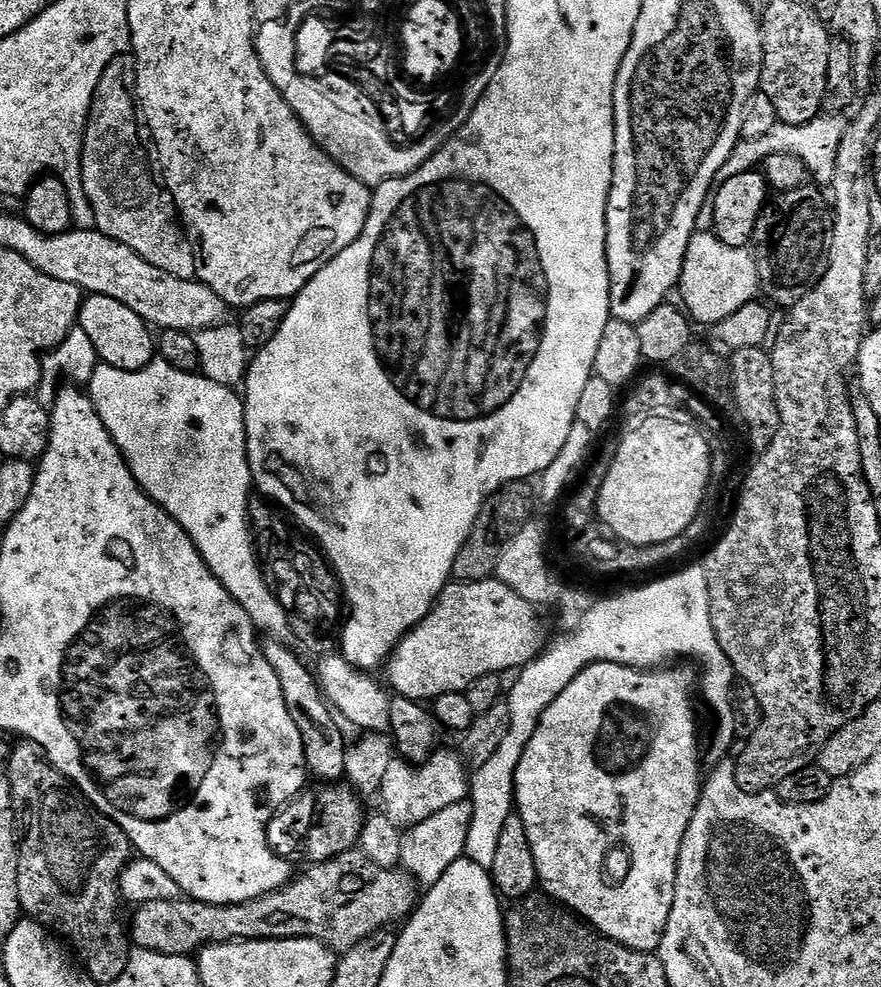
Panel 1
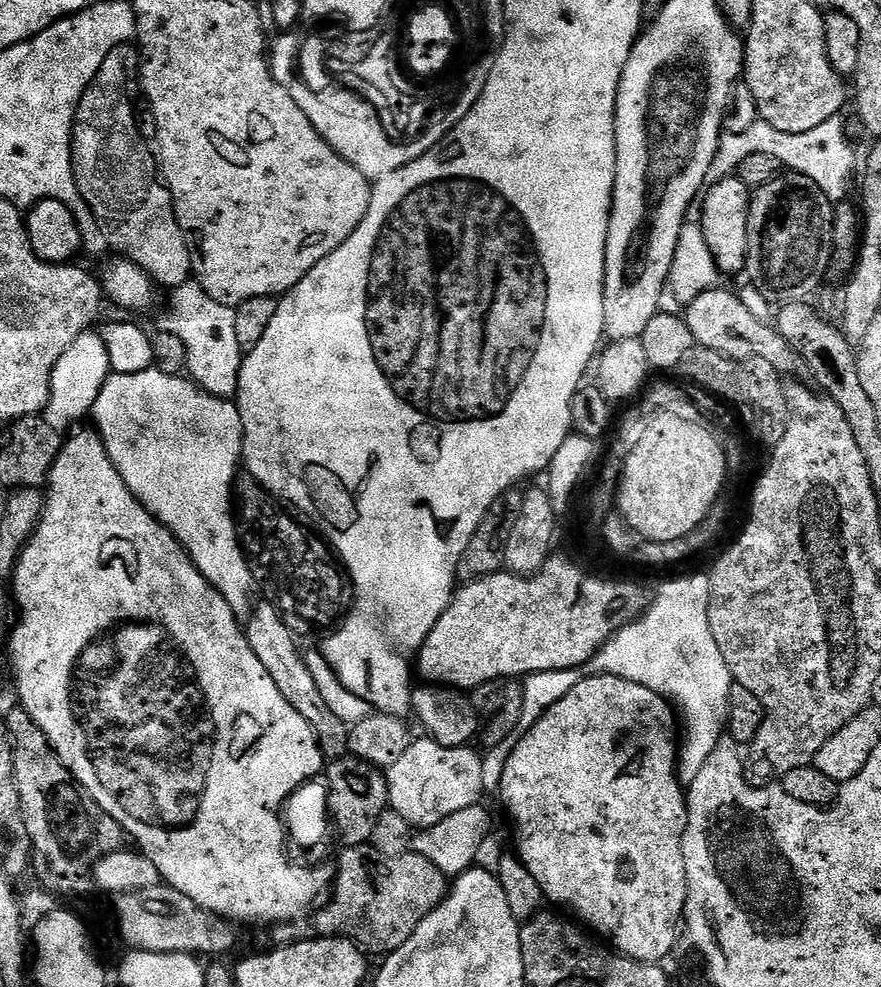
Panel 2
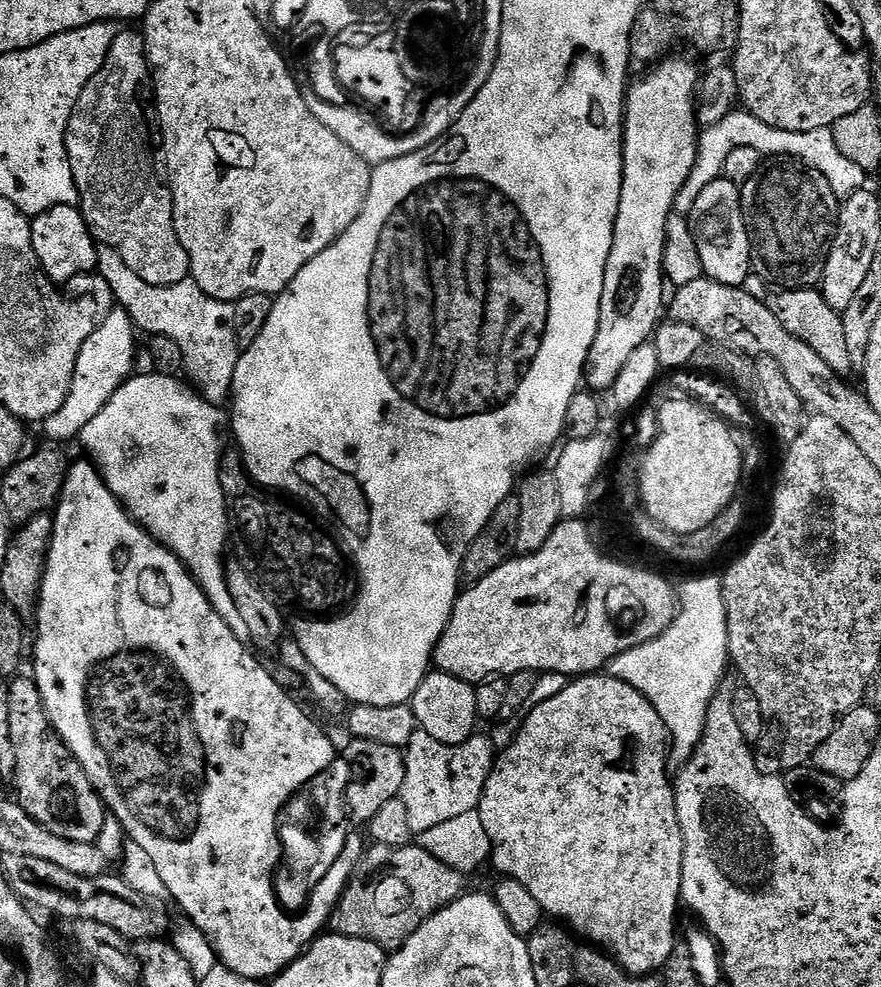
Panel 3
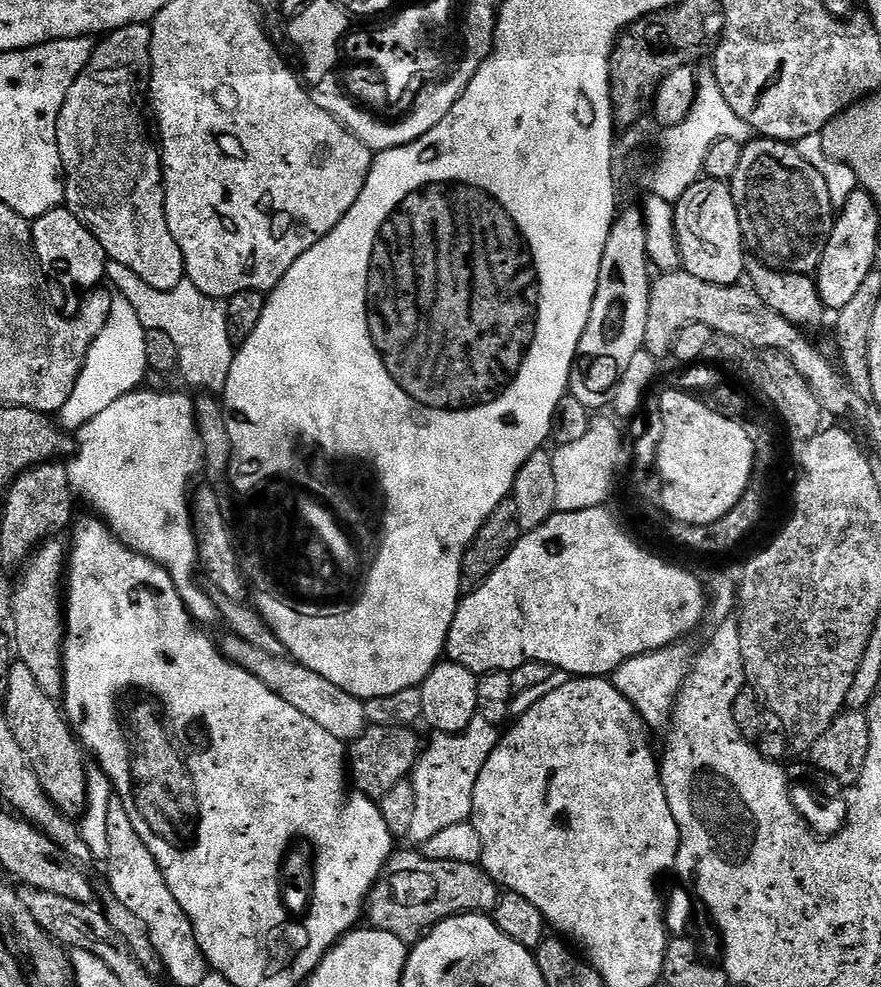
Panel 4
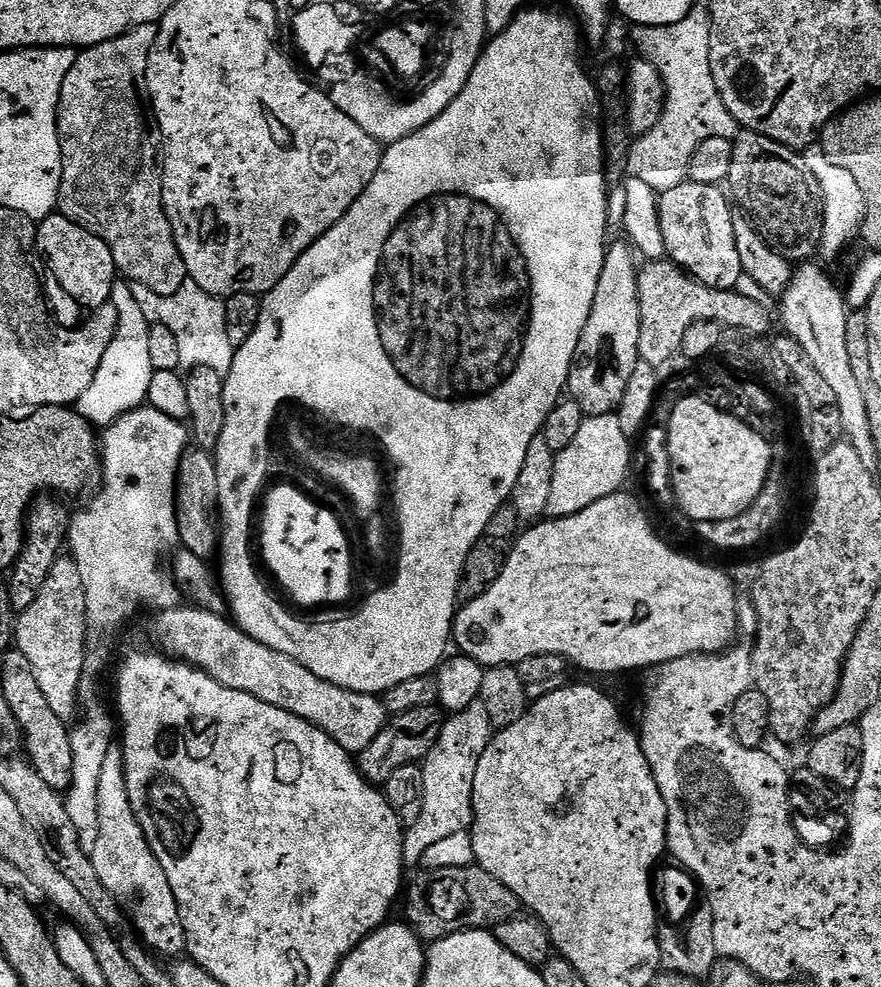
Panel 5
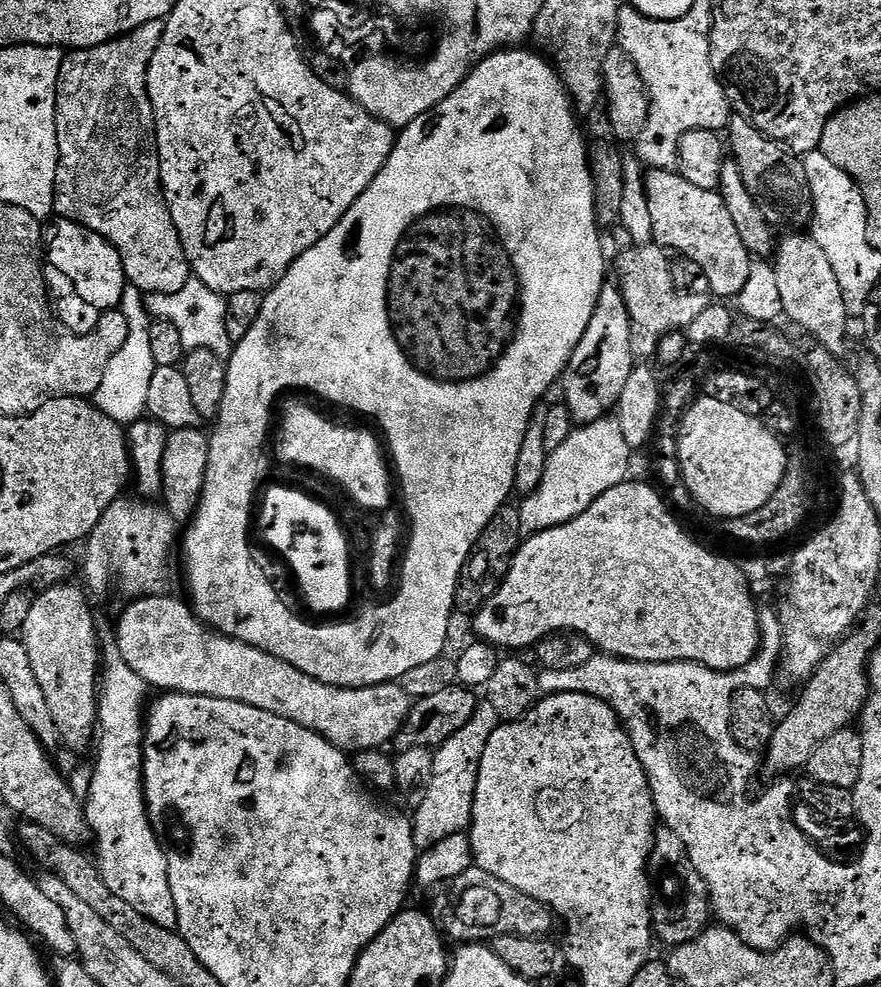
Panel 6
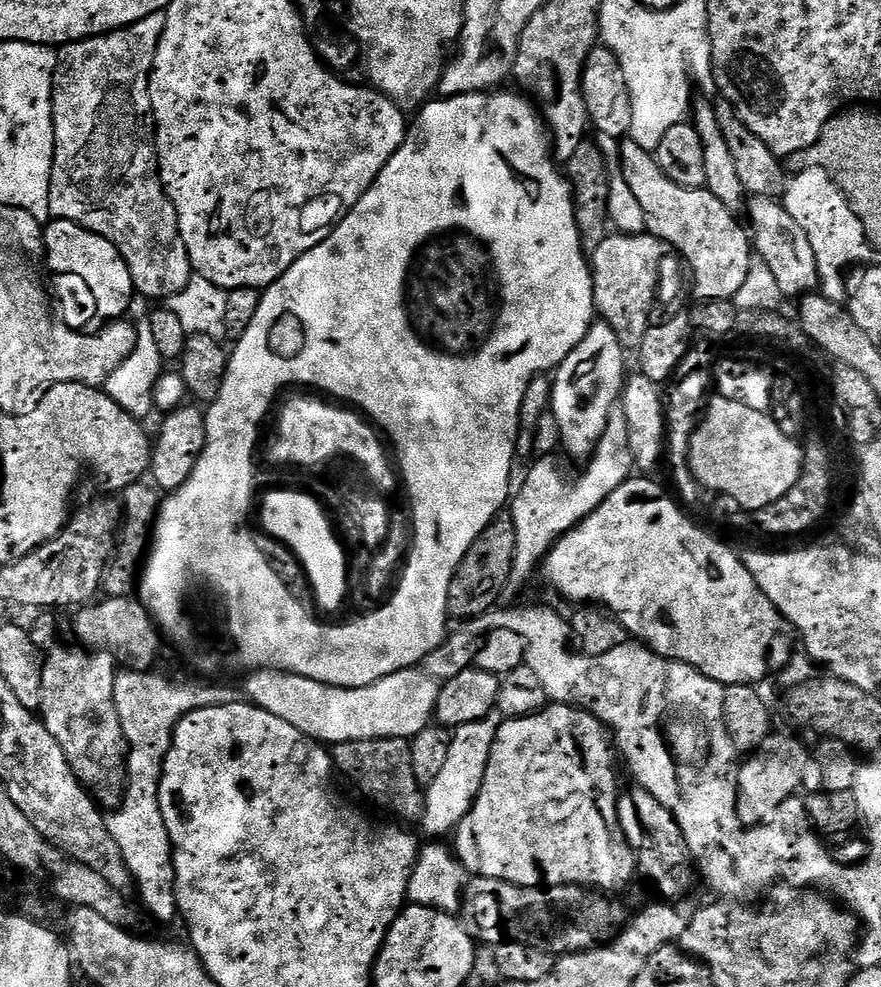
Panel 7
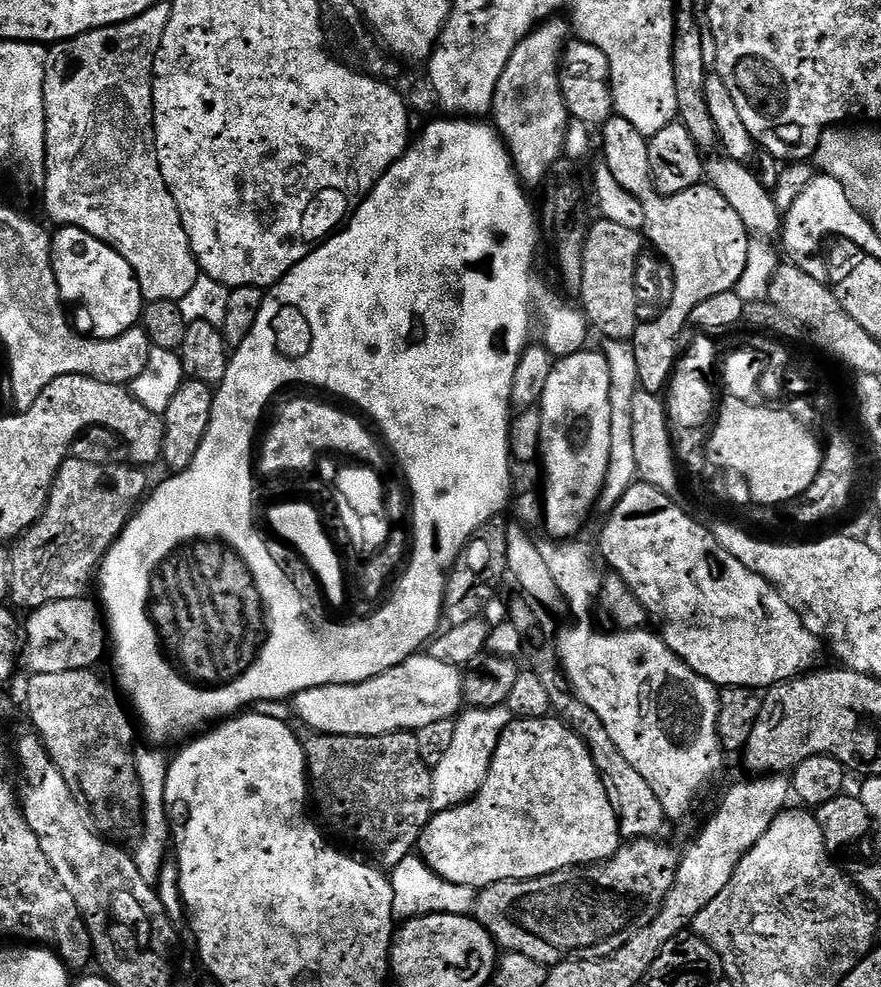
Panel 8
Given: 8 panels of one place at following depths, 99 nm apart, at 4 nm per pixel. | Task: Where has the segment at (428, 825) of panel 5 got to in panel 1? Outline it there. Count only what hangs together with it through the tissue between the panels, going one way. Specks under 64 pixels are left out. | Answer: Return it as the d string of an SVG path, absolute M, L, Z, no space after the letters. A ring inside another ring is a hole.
M433 751L422 764L413 766L407 762L394 762L386 770L378 800L384 803L383 815L388 816L397 828L413 828L418 822L426 822L426 818L438 814L438 810L446 810L446 806L462 804L469 799L469 769L457 755L440 751Z

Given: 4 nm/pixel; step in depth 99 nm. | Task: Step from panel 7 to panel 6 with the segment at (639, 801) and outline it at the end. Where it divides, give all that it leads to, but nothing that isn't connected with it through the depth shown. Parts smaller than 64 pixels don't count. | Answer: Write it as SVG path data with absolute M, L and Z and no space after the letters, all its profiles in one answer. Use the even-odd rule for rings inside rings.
M663 826L657 827L655 835L652 837L650 864L655 871L657 868L658 871L673 876L684 887L684 897L681 898L680 904L667 904L666 901L657 899L652 906L652 931L655 939L659 943L661 940L662 943L668 944L669 949L674 949L698 938L700 933L709 927L714 916L712 897L708 895L708 887L702 874L698 874L698 870L694 870L694 862L690 862L690 854L686 850L682 838L678 838L678 834L674 834L674 830Z

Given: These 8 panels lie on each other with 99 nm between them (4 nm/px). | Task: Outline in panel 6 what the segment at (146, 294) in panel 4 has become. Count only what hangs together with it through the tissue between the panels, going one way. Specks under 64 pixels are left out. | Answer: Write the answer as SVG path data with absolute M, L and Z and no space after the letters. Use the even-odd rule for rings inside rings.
M189 278L186 286L182 286L182 290L174 294L149 292L144 297L144 305L152 318L174 322L185 349L201 348L225 358L231 356L234 345L230 334L226 334L227 299L210 290L210 286L206 286L200 280Z

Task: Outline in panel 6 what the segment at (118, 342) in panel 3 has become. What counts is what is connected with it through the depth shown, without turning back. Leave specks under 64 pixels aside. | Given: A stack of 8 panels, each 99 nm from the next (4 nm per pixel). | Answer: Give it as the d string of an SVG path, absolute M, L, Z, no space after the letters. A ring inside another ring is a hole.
M132 285L125 287L120 311L128 324L126 343L110 360L110 365L103 375L102 384L92 397L96 407L122 426L130 426L145 417L147 413L146 397L150 381L152 381L153 373L157 367L154 358L151 357L149 326L152 317L144 305L144 297L145 295L139 288Z

